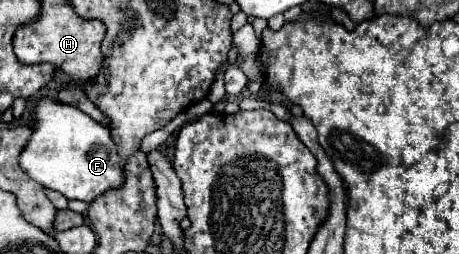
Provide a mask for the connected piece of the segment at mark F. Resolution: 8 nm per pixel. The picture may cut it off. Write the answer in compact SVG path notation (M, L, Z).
M50 98L40 100L32 116L36 130L20 156L20 164L32 180L60 192L68 200L82 200L88 204L104 192L124 184L124 160L106 126L100 126L74 106L64 106Z

